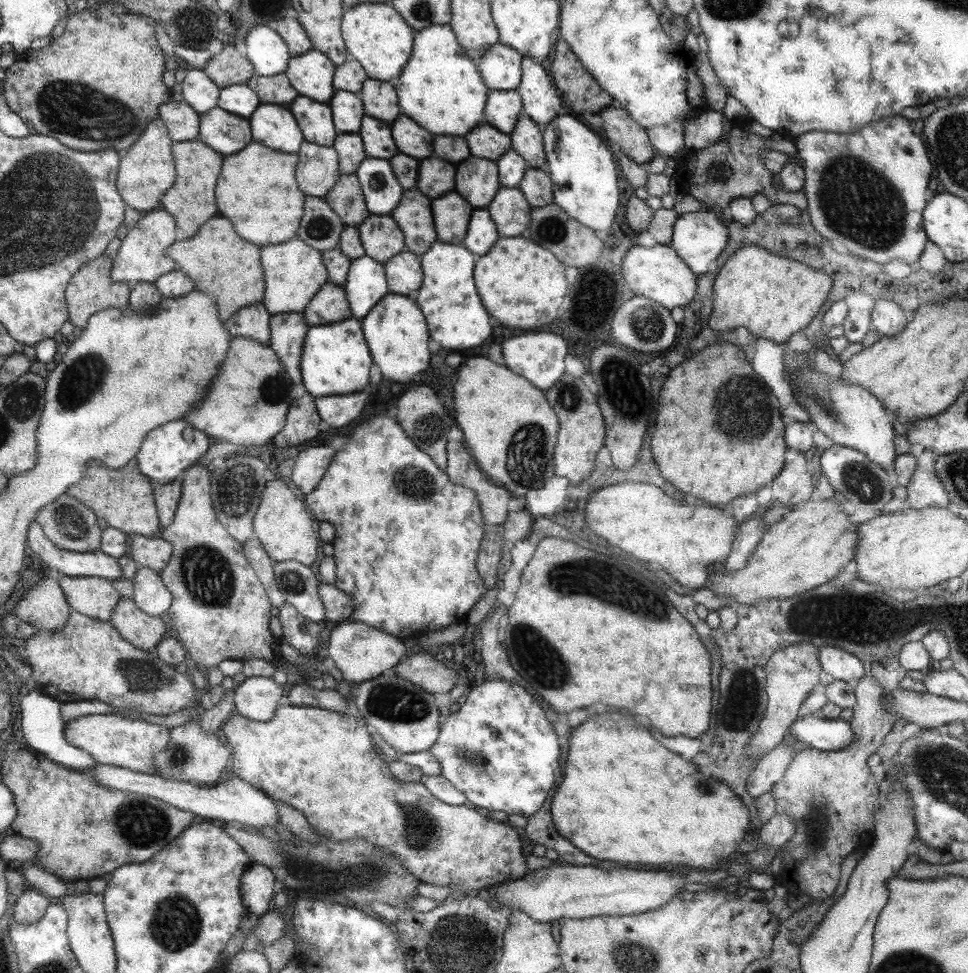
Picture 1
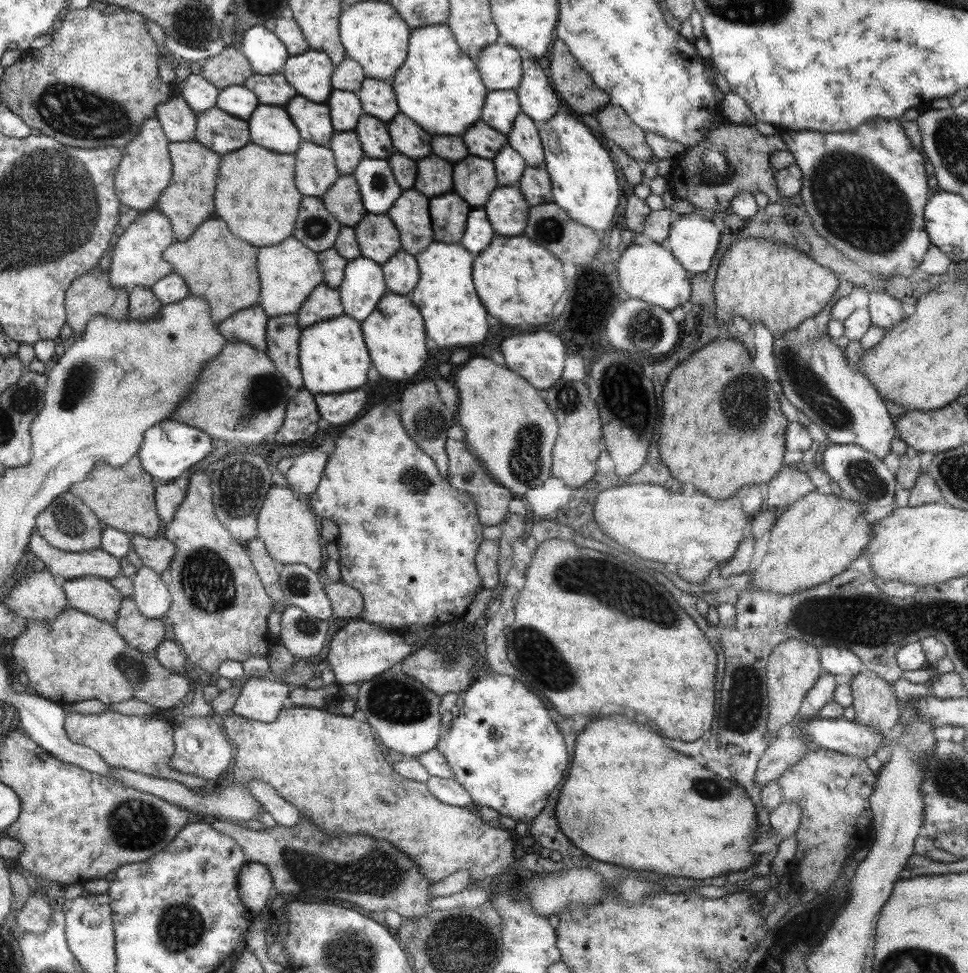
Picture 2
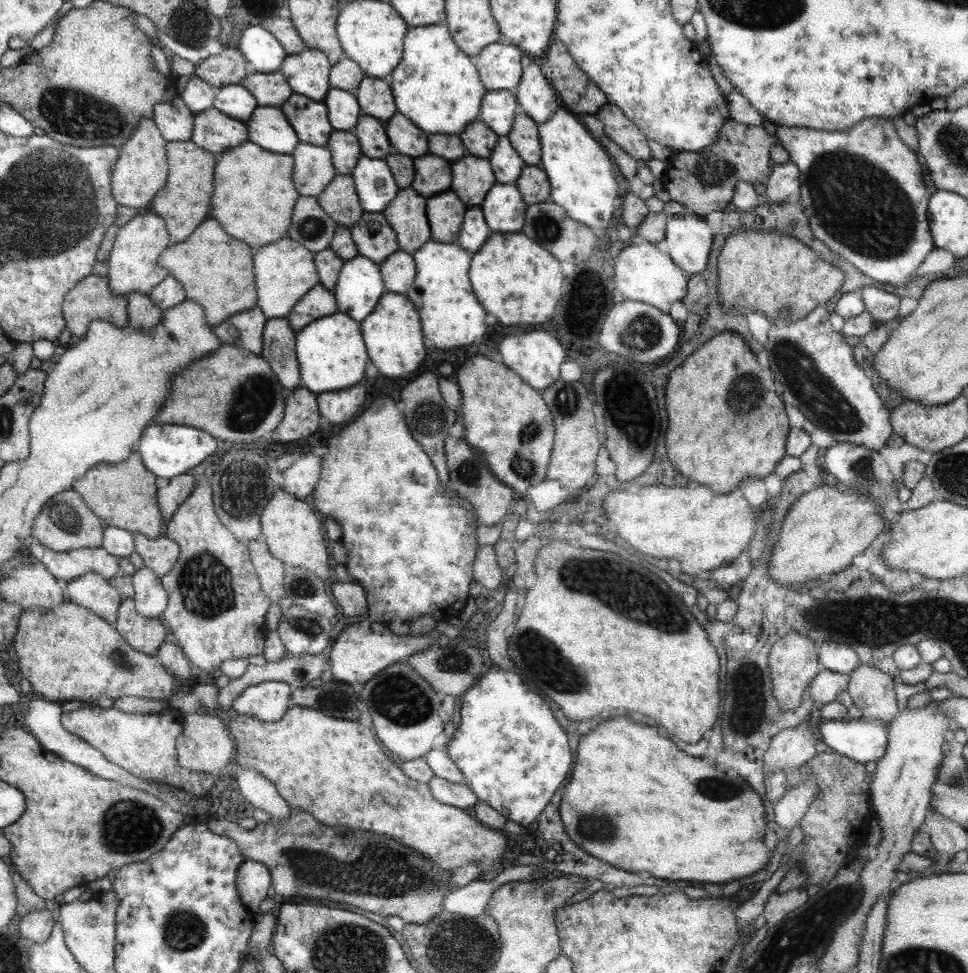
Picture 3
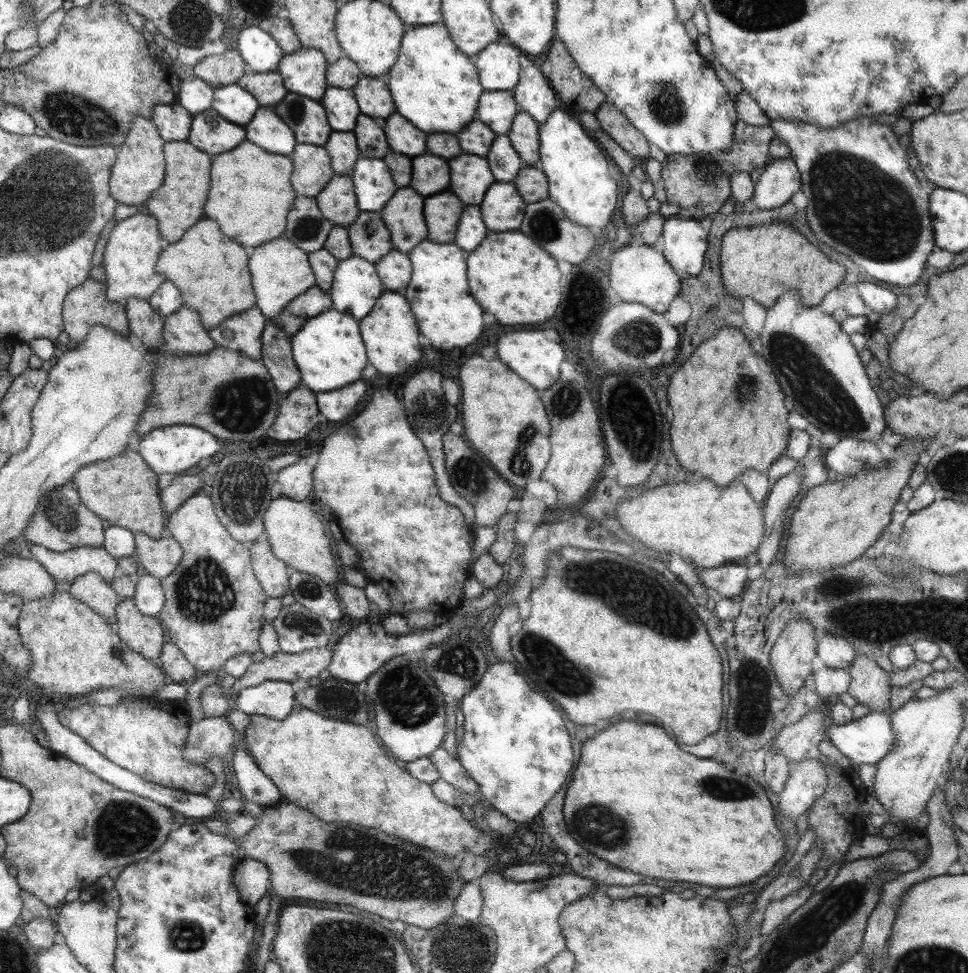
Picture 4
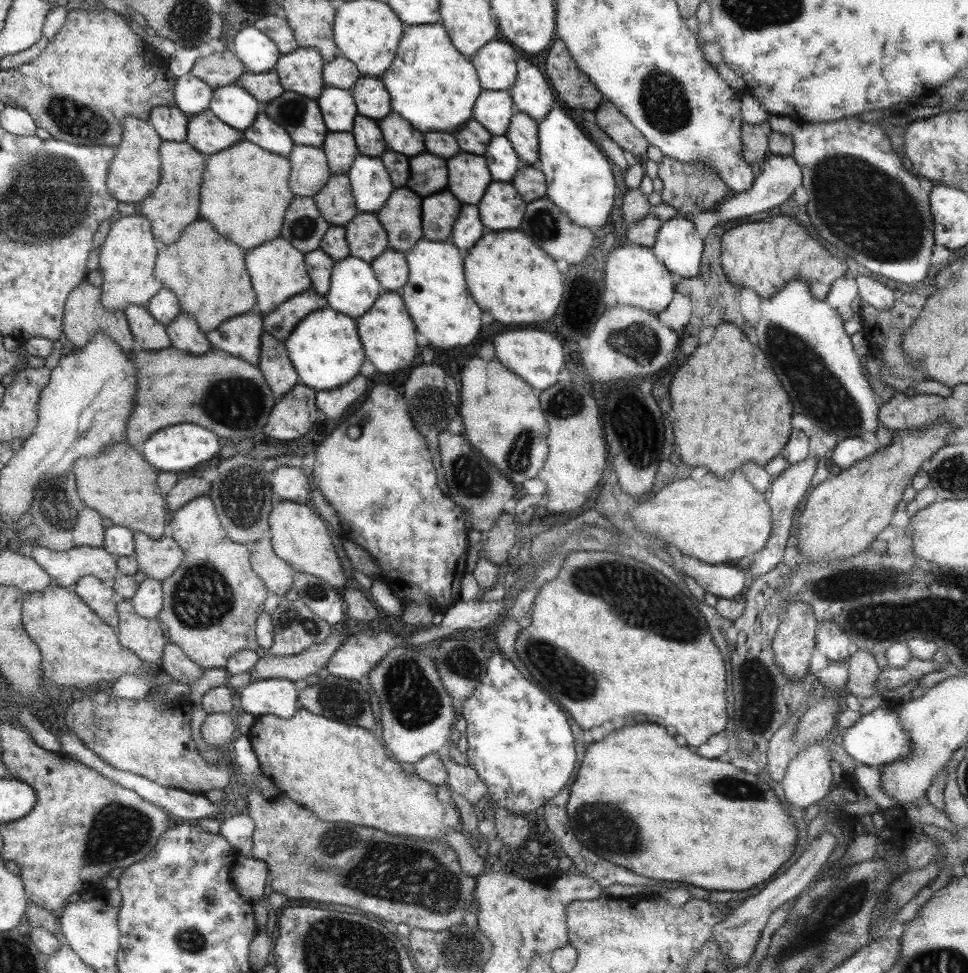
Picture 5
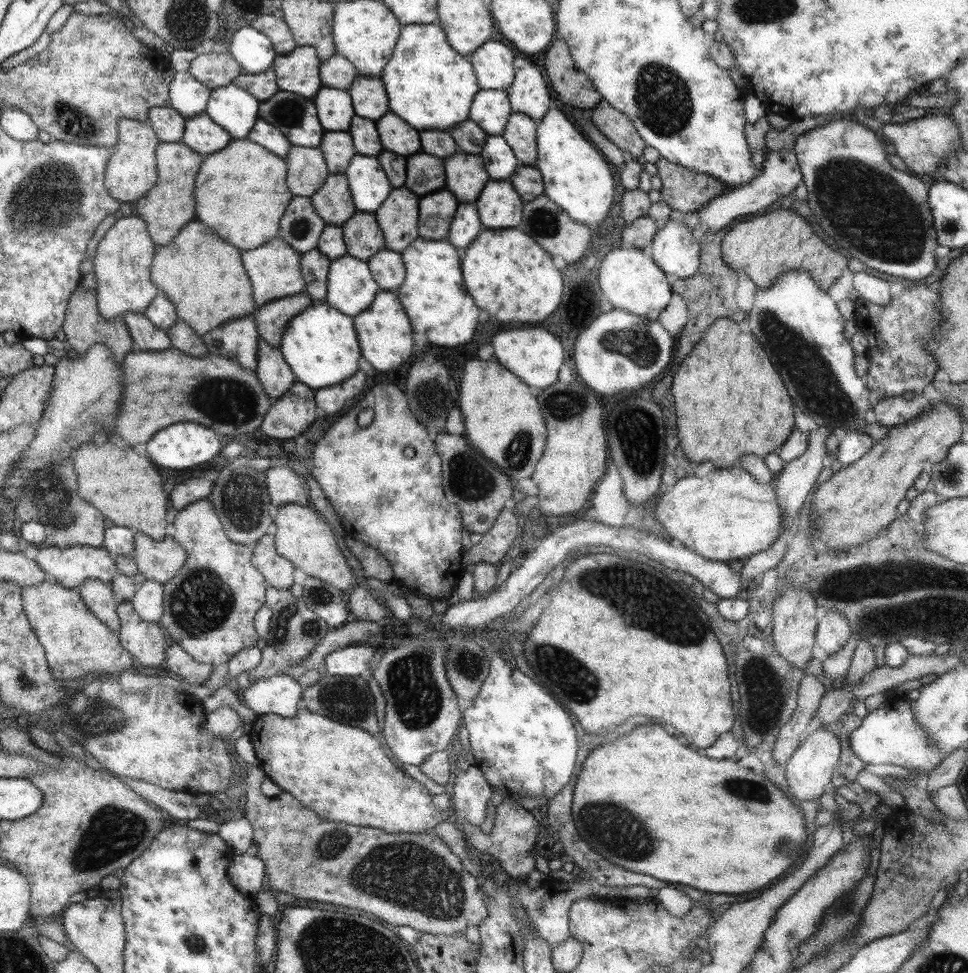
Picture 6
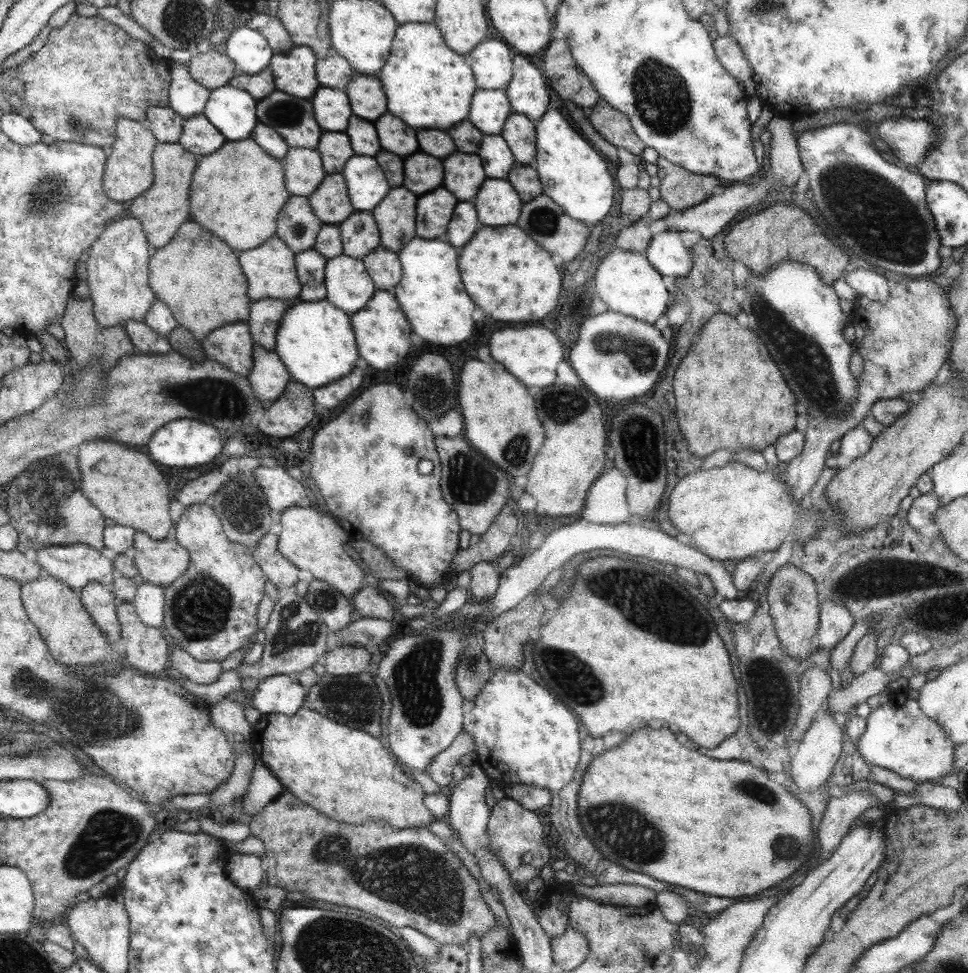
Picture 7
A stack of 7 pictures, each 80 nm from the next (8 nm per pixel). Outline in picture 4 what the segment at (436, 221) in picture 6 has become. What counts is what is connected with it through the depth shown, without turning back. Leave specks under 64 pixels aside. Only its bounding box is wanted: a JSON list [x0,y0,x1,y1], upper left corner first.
[424,193,465,244]

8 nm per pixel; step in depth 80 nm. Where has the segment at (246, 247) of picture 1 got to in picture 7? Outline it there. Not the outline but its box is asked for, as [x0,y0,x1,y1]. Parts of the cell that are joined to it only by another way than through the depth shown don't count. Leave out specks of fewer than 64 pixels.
[149,222,249,341]

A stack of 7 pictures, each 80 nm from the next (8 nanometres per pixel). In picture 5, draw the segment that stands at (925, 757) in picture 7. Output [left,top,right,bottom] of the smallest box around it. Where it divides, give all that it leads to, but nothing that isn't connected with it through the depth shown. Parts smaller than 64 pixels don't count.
[840,705,910,767]

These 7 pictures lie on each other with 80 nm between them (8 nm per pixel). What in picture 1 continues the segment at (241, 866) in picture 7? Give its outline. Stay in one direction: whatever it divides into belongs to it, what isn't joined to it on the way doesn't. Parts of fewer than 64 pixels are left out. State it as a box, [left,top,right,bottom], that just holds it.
[242,863,273,917]

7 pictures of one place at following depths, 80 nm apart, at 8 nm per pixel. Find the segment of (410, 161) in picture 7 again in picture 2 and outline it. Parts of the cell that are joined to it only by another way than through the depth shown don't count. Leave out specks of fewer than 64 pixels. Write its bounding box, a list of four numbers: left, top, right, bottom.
[413,156,451,199]

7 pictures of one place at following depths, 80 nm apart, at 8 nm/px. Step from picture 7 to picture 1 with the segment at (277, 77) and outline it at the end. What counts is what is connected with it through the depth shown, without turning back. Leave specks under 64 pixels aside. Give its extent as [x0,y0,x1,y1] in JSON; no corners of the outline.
[284,48,335,104]

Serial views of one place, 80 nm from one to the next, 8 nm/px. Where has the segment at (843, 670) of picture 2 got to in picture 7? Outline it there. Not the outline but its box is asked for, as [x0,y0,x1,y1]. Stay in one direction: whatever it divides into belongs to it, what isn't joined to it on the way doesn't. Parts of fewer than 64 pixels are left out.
[819,601,854,649]

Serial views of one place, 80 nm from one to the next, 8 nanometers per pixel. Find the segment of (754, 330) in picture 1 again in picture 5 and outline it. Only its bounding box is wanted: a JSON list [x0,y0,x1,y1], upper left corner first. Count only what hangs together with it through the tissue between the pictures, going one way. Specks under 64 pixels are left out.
[720,215,846,300]

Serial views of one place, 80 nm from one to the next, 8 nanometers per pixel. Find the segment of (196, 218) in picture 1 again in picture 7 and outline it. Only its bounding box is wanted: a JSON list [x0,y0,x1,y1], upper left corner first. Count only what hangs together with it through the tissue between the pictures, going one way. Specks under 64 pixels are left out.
[129,143,198,250]

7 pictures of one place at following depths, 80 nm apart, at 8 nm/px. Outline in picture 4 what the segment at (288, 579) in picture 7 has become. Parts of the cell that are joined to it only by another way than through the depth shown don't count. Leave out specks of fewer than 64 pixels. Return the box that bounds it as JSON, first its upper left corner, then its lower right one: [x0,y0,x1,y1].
[249,535,290,599]

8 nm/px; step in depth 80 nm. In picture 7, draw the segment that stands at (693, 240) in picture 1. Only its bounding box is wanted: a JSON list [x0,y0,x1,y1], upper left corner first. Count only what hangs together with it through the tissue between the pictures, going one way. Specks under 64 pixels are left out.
[644,230,694,277]

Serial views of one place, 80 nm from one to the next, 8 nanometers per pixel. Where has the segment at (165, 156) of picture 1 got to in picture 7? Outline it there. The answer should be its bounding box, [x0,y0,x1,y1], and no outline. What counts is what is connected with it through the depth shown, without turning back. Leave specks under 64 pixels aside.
[104,119,157,203]

